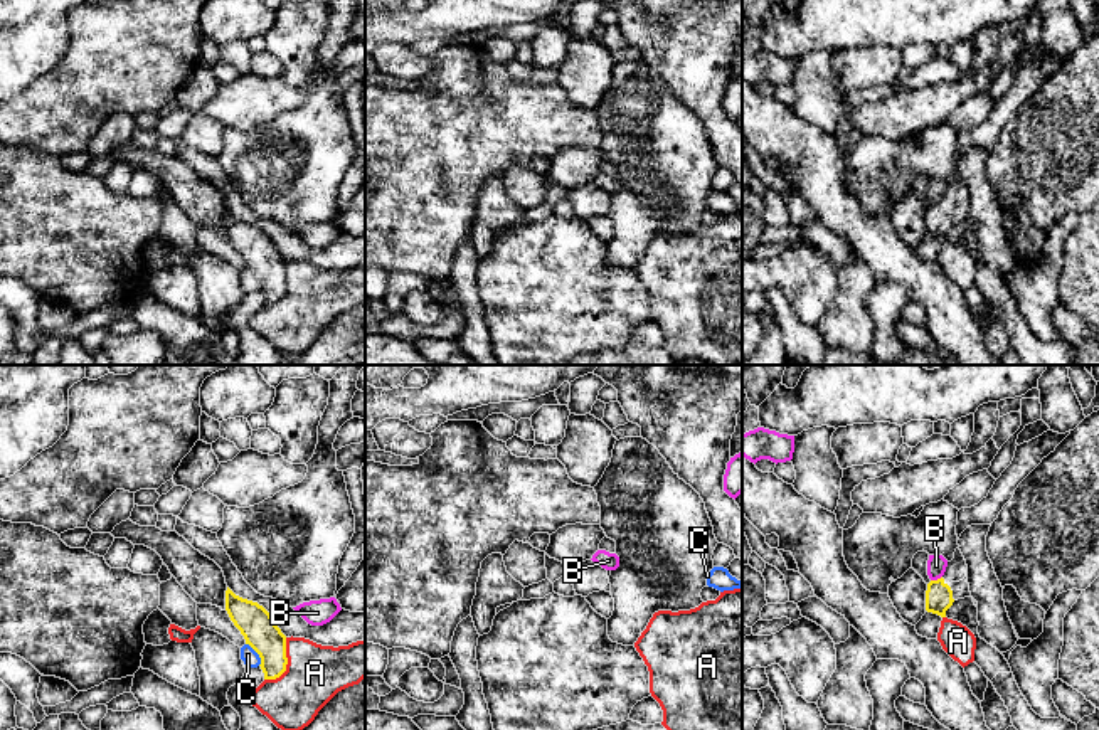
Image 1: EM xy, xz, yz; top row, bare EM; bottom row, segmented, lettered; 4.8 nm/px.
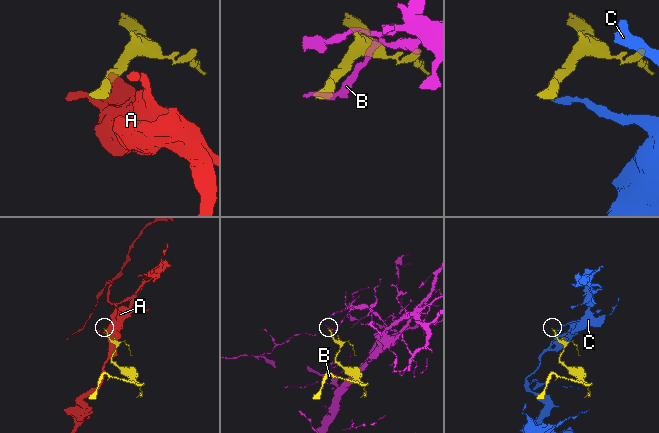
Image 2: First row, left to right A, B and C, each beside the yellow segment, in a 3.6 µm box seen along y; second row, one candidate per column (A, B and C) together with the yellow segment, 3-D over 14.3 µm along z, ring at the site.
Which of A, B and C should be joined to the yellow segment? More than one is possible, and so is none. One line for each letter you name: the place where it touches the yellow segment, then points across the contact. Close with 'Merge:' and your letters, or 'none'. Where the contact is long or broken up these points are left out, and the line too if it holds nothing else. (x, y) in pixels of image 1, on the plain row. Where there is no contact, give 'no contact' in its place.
Merge: none

